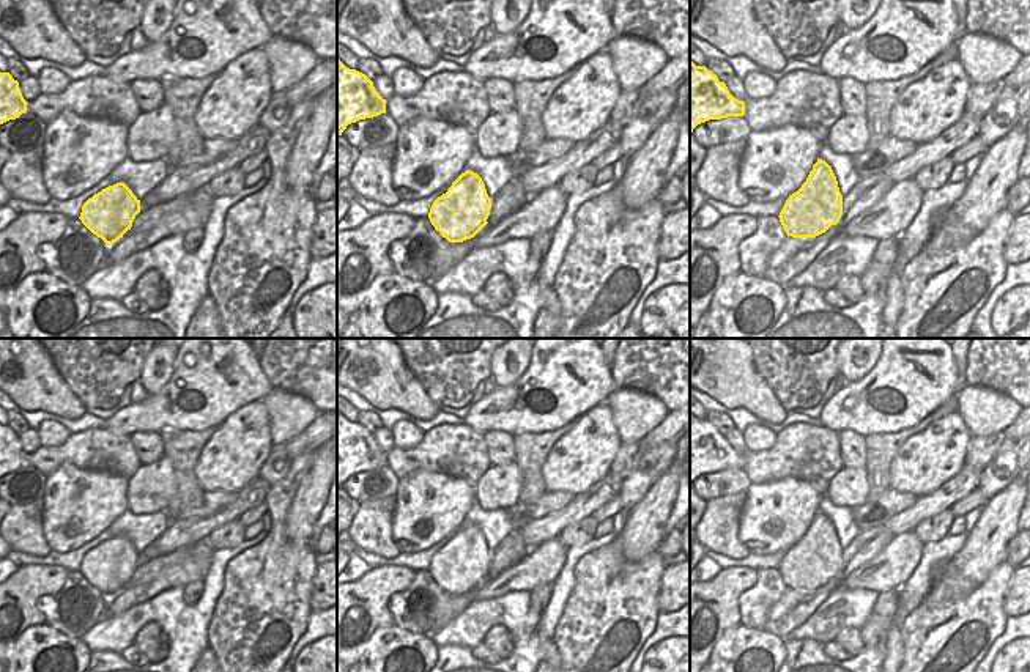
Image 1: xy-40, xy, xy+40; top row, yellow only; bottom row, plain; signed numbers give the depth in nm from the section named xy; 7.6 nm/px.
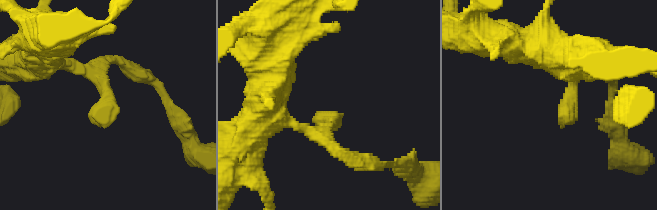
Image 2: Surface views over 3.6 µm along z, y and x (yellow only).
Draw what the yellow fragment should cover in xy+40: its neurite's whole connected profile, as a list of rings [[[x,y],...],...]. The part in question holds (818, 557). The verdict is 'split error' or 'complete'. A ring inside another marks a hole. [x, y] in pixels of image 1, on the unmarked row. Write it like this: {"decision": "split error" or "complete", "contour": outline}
{"decision": "complete", "contour": [[[817,511],[802,540],[789,548],[780,574],[787,589],[816,590],[843,568],[843,548],[832,519]]]}

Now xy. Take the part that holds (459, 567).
{"decision": "complete", "contour": [[[466,522],[433,554],[428,571],[454,596],[474,590],[488,576],[490,562],[491,551],[482,530]]]}

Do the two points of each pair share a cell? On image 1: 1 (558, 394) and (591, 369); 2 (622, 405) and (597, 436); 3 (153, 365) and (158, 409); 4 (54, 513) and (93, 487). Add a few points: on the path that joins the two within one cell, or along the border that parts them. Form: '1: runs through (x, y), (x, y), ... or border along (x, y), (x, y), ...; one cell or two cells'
1: runs through (569, 384), (585, 384), (586, 380); one cell
2: border along (605, 402), (622, 443); two cells
3: border along (175, 361), (170, 380), (159, 391), (148, 395); two cells
4: runs through (63, 513), (84, 496); one cell

